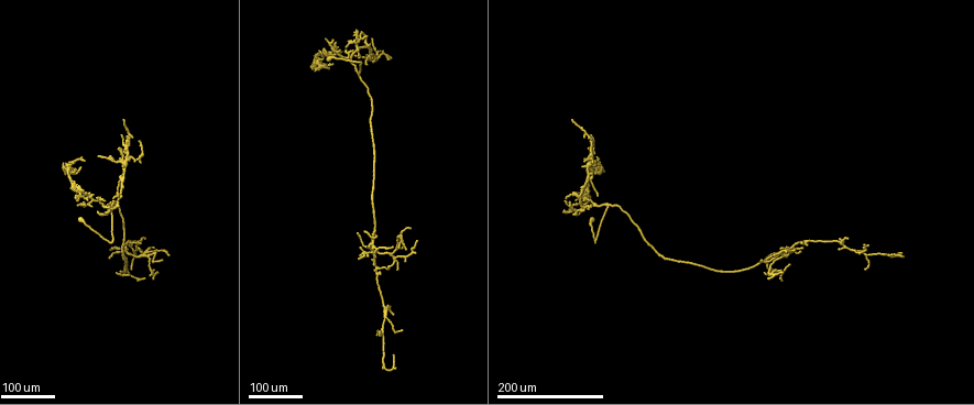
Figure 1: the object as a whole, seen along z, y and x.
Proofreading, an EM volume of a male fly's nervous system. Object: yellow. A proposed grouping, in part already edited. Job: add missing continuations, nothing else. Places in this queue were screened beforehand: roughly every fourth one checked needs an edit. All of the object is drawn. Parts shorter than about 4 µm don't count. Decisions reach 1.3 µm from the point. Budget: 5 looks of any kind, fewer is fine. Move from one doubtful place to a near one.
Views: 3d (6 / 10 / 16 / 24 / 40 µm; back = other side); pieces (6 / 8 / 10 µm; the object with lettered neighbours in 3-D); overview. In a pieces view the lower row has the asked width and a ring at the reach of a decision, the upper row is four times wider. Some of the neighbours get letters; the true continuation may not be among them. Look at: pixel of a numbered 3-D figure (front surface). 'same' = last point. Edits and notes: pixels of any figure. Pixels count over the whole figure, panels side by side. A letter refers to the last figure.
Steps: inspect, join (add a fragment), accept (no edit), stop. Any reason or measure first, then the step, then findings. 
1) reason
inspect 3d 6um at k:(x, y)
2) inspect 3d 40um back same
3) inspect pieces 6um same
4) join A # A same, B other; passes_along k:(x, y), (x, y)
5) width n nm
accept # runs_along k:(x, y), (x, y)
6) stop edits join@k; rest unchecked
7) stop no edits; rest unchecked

an open end
inspect 3d 24um at 1:(587, 135)

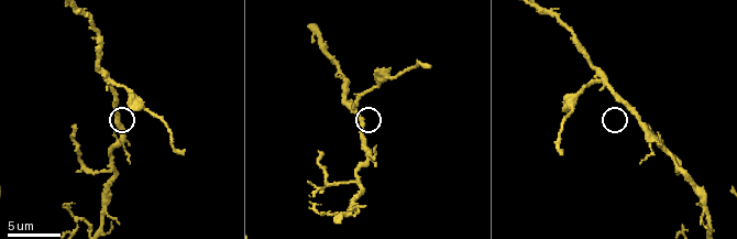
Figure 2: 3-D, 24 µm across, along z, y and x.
inspect pieces 10um at 2:(76, 124)

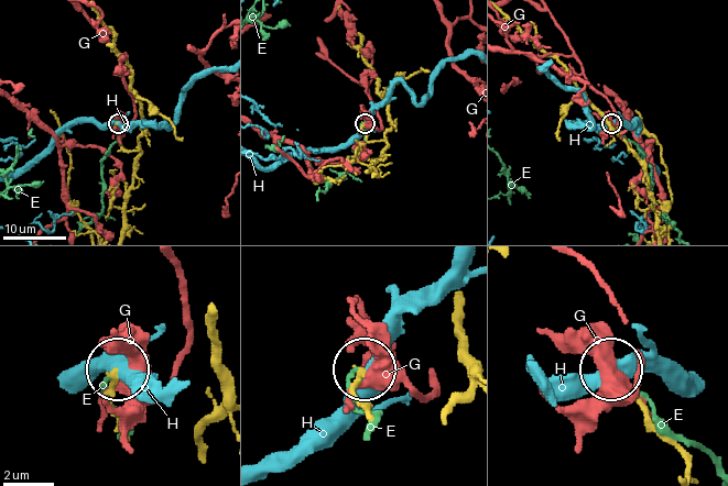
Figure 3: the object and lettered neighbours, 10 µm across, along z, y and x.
accept # E other, G other, H other; runs_along 3:(371, 419), (358, 394), (362, 371); none of them fits

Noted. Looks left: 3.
an open end
inspect 3d 24um at 1:(120, 162)

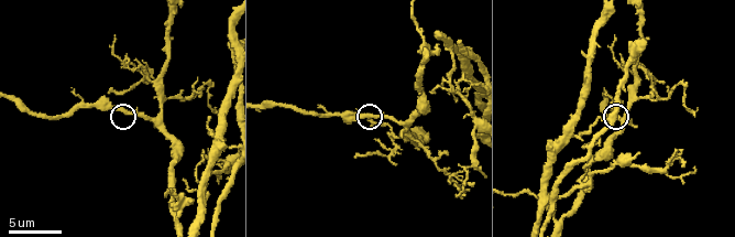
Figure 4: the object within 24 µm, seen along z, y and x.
inspect pieces 6um at 4:(355, 156)

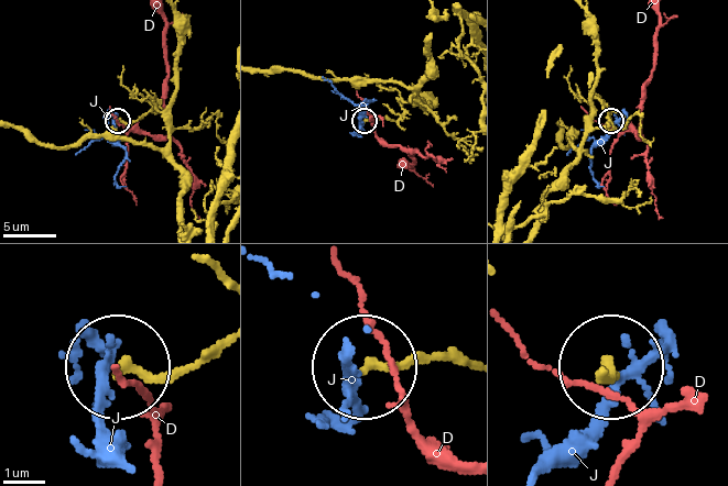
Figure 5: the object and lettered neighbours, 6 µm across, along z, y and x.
accept # D other, J other; runs_along 5:(463, 361), (371, 367); no lettered fragment goes on from it

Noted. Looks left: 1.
stop no edits; rest unchecked

